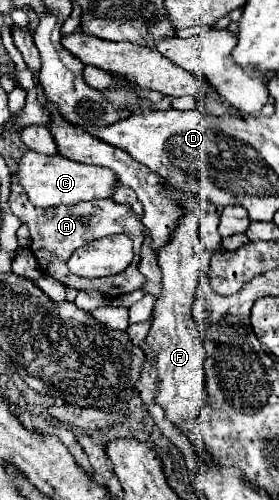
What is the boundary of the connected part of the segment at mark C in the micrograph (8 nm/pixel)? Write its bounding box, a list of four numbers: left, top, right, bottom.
[17,152,117,208]

